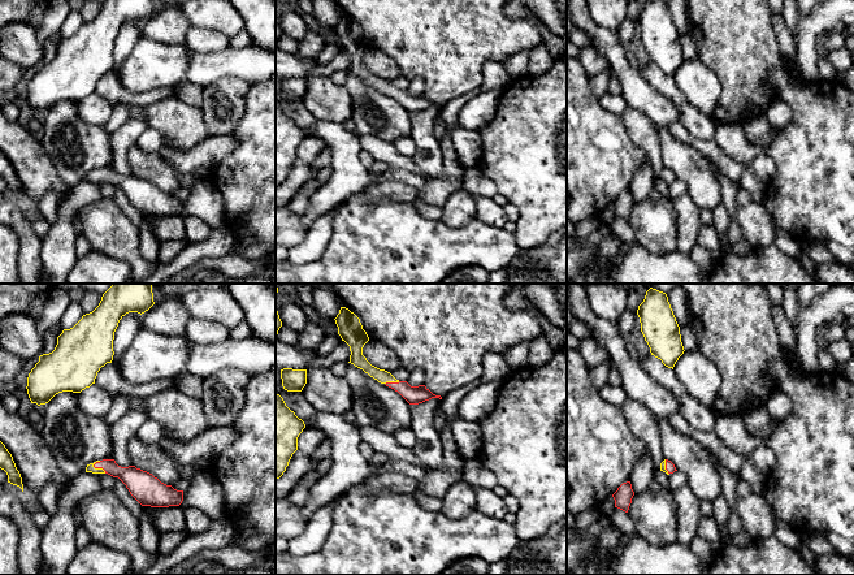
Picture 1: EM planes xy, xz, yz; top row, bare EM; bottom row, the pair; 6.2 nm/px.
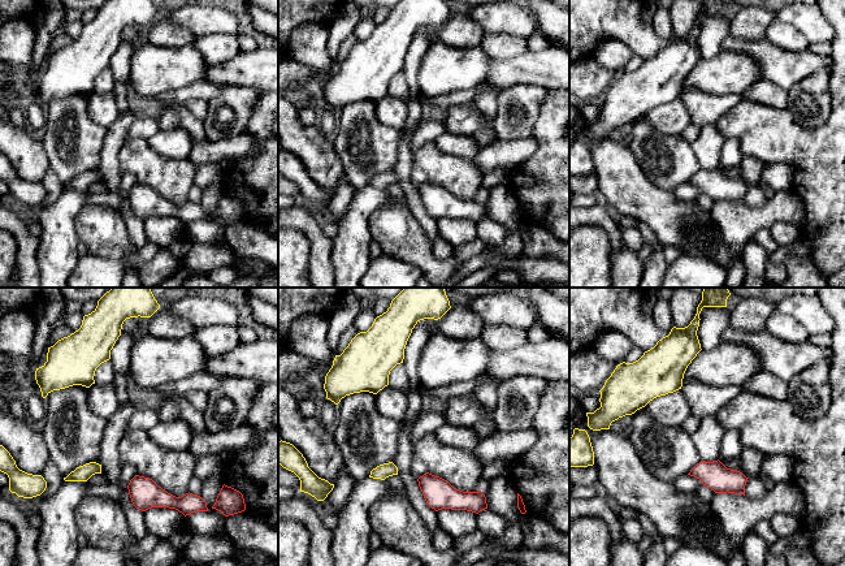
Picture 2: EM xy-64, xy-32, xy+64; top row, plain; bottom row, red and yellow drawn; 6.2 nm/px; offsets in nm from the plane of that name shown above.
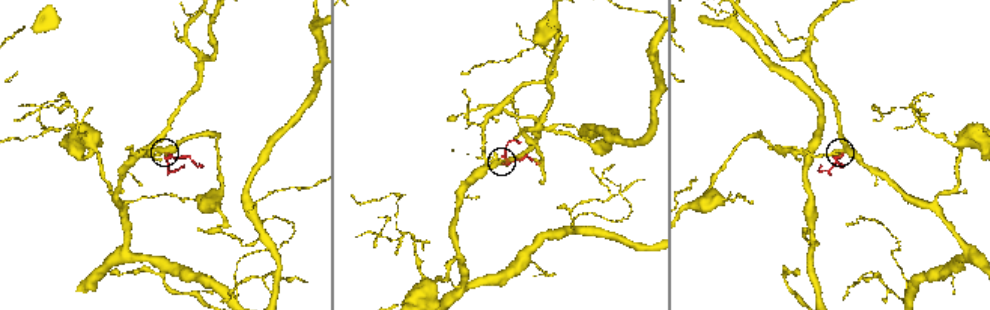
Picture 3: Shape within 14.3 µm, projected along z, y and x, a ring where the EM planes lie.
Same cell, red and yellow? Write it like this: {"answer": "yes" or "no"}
{"answer": "yes"}

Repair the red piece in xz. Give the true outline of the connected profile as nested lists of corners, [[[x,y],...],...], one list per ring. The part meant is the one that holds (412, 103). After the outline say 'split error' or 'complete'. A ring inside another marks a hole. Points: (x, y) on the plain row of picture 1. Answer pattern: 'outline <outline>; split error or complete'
outline [[[341,16],[334,29],[338,35],[338,43],[350,55],[351,64],[348,72],[398,100],[409,113],[419,113],[432,107],[442,108],[441,104],[433,103],[425,94],[411,95],[407,90],[396,88],[390,81],[372,74],[363,64],[363,56],[369,49],[369,46],[363,38],[360,27],[348,17]]]; split error

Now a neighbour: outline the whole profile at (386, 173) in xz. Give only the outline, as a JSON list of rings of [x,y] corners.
[[[382,167],[378,178],[373,183],[382,183],[385,181],[400,181],[413,186],[419,191],[425,186],[429,178],[417,176],[407,169],[394,169]]]

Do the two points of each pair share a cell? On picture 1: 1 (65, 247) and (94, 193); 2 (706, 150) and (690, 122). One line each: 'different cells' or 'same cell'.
1: same cell
2: different cells

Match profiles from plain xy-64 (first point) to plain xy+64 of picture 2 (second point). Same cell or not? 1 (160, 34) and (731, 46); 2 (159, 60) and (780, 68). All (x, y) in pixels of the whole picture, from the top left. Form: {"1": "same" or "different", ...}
{"1": "different", "2": "different"}

